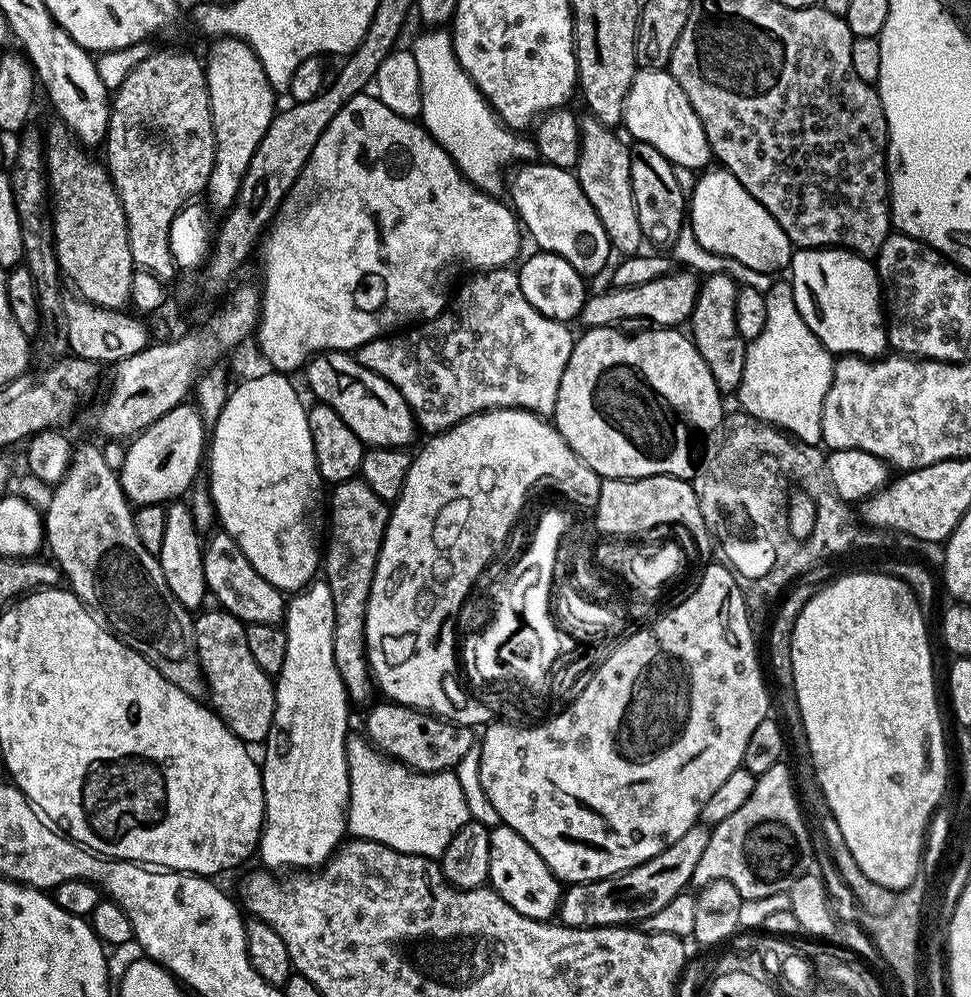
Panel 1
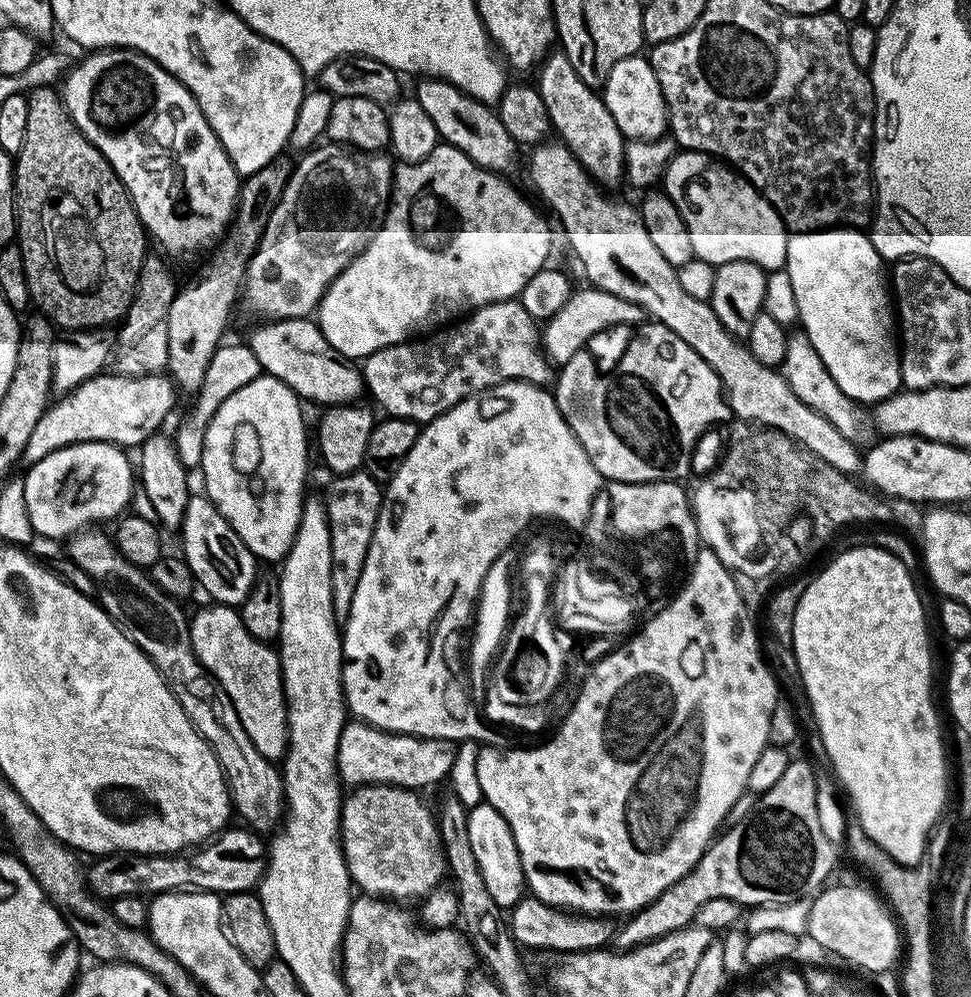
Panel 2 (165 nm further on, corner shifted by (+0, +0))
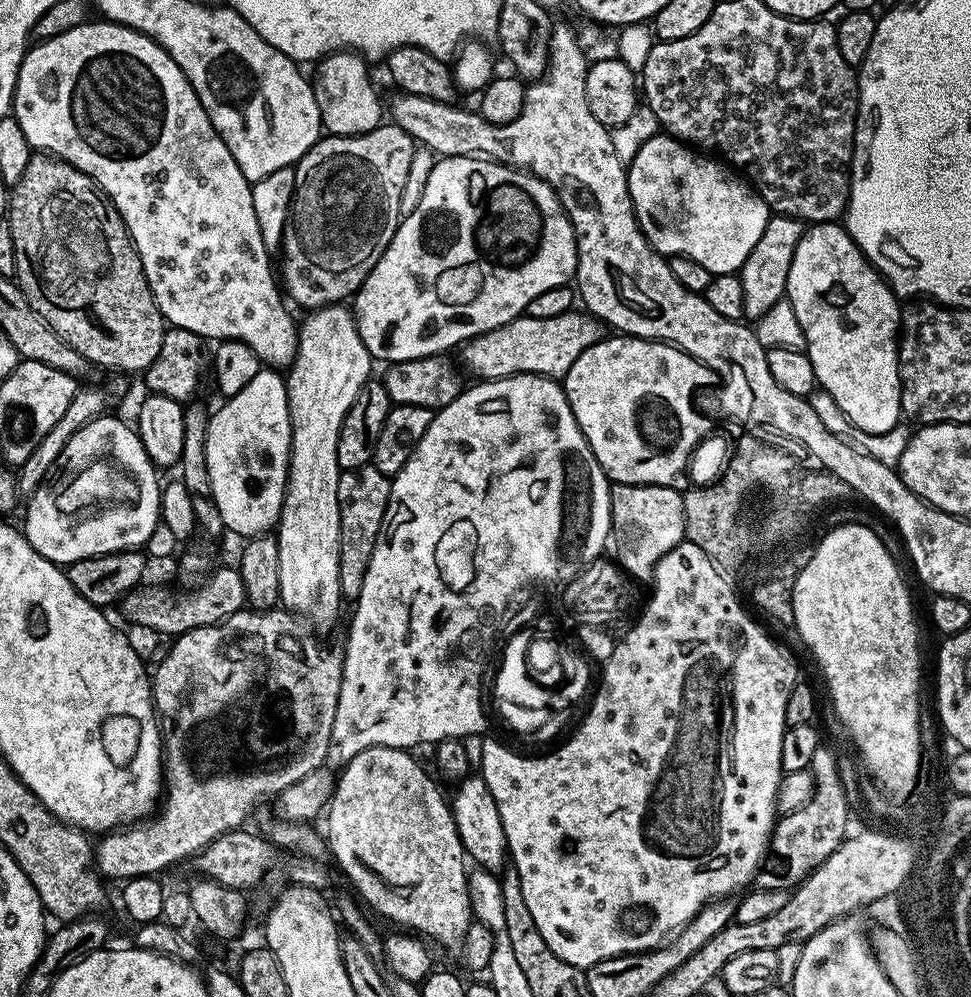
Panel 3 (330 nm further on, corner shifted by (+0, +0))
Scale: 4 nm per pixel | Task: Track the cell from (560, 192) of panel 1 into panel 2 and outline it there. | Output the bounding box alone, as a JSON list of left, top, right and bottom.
[414,77,518,174]

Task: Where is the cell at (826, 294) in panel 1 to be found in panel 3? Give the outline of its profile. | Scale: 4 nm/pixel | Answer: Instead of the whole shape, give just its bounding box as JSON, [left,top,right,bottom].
[786,222,902,438]

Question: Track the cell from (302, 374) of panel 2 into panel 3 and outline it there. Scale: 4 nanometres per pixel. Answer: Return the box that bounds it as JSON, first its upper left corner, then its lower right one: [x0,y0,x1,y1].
[11,19,298,370]

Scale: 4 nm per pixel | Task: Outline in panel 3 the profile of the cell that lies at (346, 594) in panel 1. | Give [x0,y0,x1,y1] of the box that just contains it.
[338,464,391,602]

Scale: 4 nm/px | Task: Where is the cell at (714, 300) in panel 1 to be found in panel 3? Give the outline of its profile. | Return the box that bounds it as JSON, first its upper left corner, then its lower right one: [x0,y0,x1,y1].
[738,214,806,322]

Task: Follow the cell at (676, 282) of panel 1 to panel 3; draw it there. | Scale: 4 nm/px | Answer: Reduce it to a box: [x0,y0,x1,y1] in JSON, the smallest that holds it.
[463,310,605,381]

